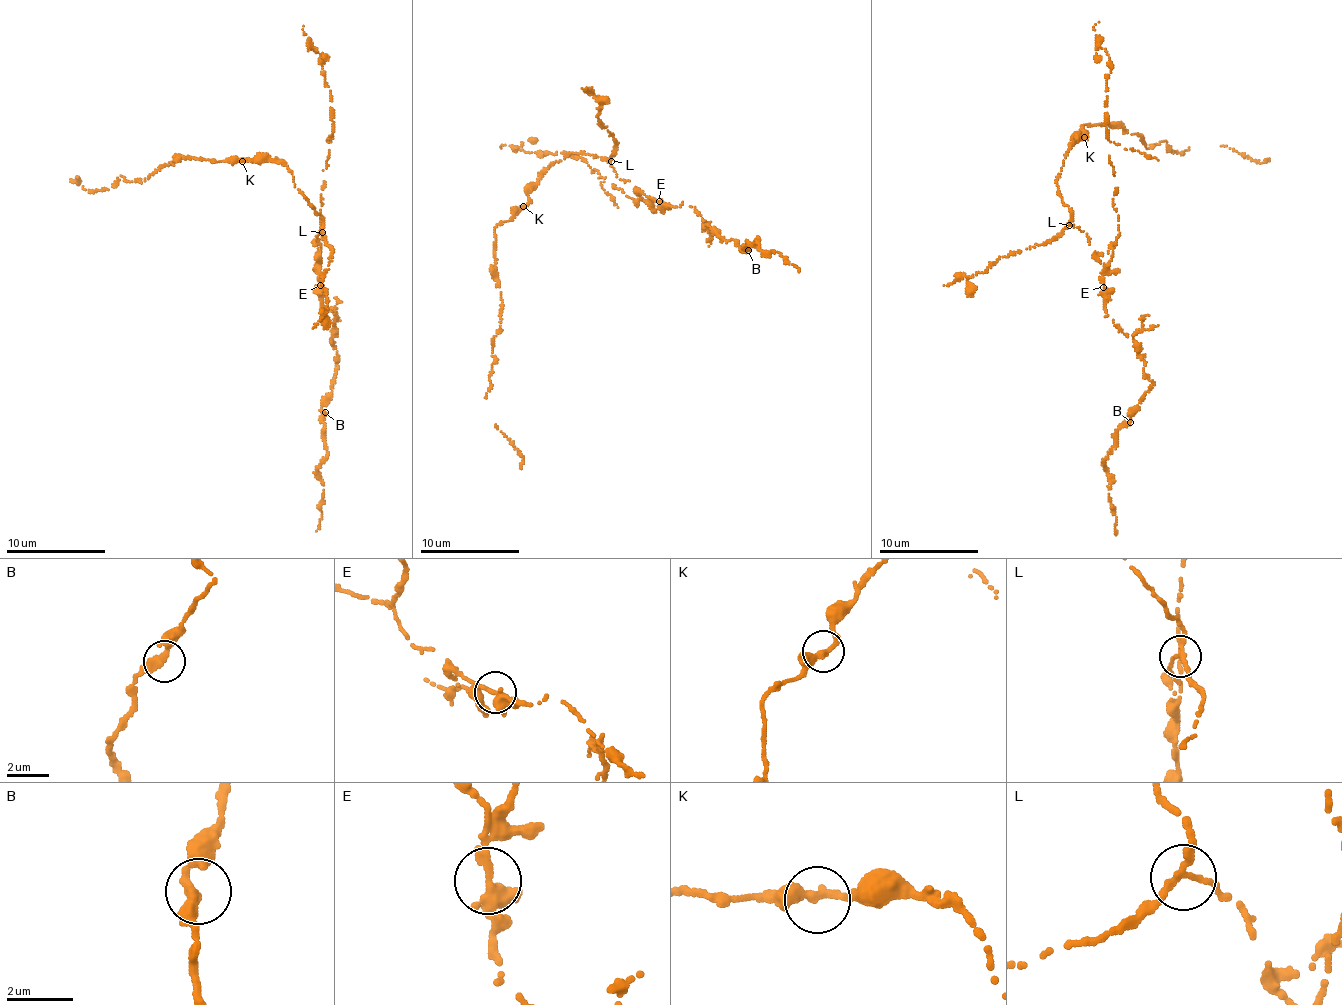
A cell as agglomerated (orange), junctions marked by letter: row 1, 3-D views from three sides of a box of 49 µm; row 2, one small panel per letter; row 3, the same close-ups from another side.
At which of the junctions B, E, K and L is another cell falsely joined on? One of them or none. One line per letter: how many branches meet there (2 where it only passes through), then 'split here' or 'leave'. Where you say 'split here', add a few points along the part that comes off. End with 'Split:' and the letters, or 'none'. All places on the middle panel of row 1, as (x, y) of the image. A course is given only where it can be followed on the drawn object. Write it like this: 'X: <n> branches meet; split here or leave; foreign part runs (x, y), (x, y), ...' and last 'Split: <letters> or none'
B: 2 branches meet; leave
E: 3 branches meet; split here; foreign part runs (660, 202), (639, 200), (615, 188), (604, 182), (587, 162), (564, 151), (540, 153), (502, 145), (501, 148)
K: 3 branches meet; leave
L: 3 branches meet; leave
Split: E

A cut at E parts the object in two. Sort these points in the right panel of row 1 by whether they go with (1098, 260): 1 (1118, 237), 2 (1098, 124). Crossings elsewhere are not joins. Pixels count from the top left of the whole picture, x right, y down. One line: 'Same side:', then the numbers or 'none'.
Same side: 2

